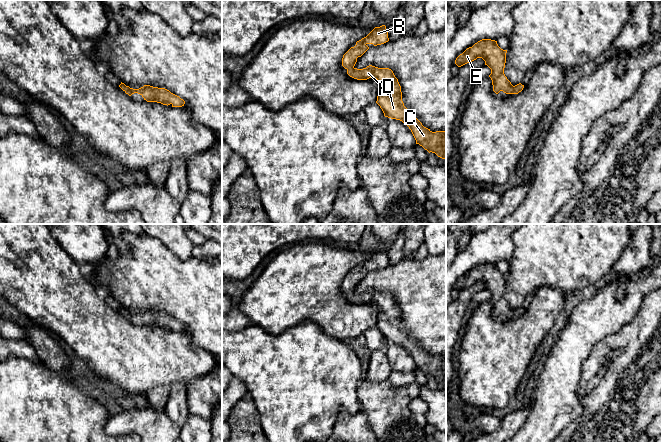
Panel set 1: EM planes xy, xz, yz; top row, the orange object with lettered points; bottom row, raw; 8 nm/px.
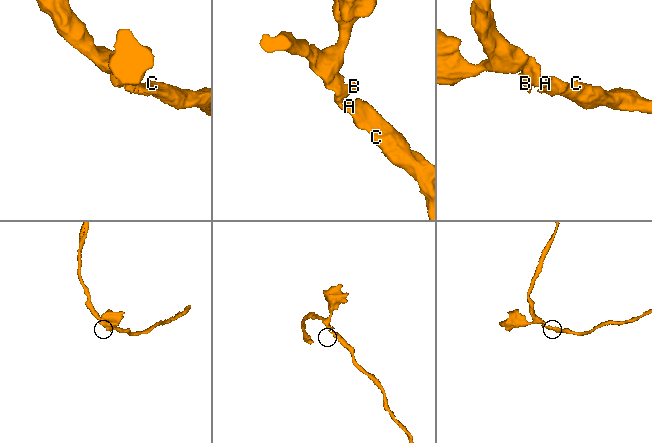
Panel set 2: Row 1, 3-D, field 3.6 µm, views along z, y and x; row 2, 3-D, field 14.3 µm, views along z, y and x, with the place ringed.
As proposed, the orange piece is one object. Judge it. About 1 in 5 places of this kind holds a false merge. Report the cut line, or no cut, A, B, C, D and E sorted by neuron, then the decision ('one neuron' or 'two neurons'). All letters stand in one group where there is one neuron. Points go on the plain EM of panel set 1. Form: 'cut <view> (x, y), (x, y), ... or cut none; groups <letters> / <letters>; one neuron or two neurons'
cut none; groups A B C D E; one neuron

